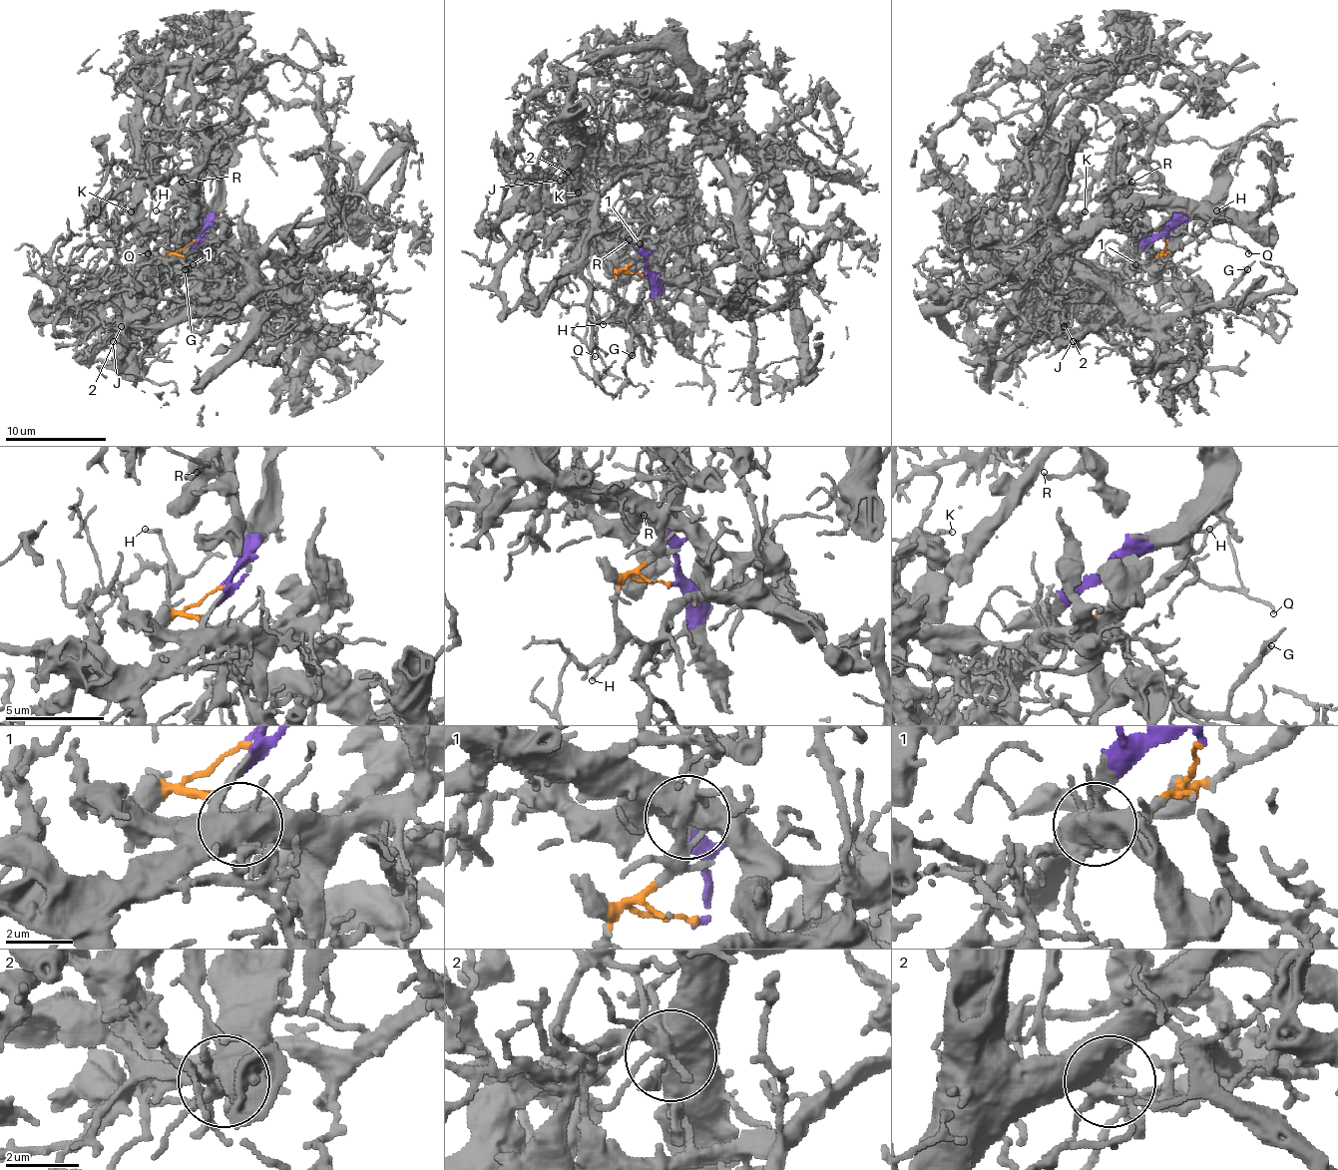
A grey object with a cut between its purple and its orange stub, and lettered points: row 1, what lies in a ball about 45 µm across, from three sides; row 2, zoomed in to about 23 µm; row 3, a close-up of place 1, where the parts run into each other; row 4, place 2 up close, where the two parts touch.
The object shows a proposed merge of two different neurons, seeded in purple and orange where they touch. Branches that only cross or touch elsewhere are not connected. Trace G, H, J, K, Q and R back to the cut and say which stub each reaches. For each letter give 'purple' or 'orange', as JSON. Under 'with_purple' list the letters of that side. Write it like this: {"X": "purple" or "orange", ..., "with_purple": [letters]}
{"G": "purple", "H": "orange", "J": "purple", "K": "purple", "Q": "orange", "R": "purple", "with_purple": ["G", "J", "K", "R"]}

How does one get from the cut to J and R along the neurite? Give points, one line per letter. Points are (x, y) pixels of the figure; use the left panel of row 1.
J: (196, 238), (198, 236), (198, 244), (158, 281), (140, 284), (140, 294), (112, 342)
R: (196, 238), (158, 281), (140, 284), (132, 319), (148, 281), (198, 231), (201, 174), (183, 181)

